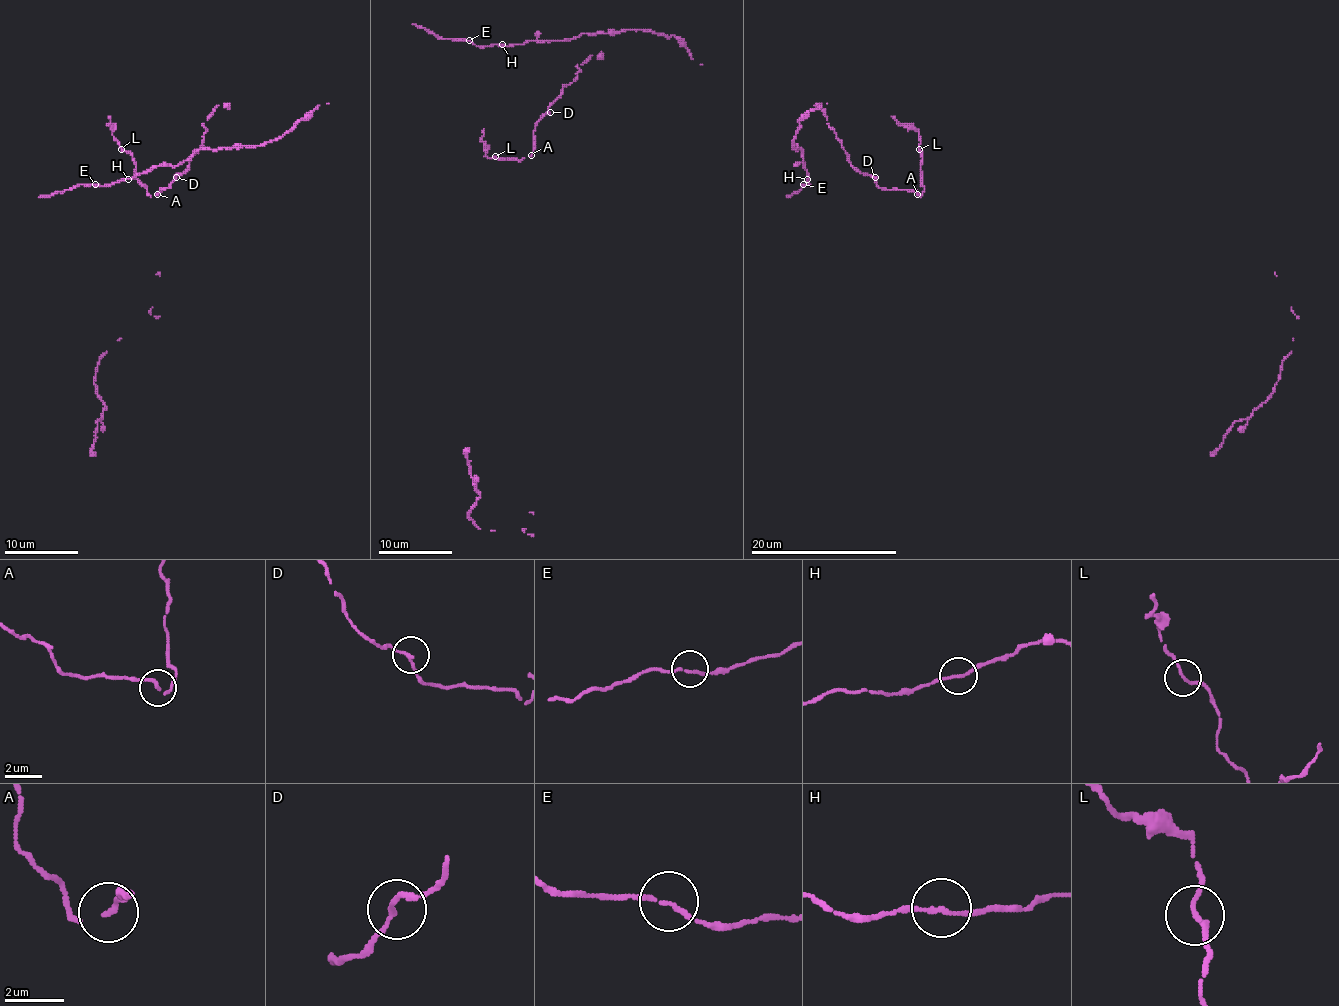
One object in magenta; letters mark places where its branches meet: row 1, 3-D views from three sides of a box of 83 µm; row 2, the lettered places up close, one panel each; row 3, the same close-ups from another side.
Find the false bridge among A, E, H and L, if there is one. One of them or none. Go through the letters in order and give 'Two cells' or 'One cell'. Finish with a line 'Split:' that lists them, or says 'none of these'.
A: One cell
E: One cell
H: One cell
L: One cell
Split: none of these

